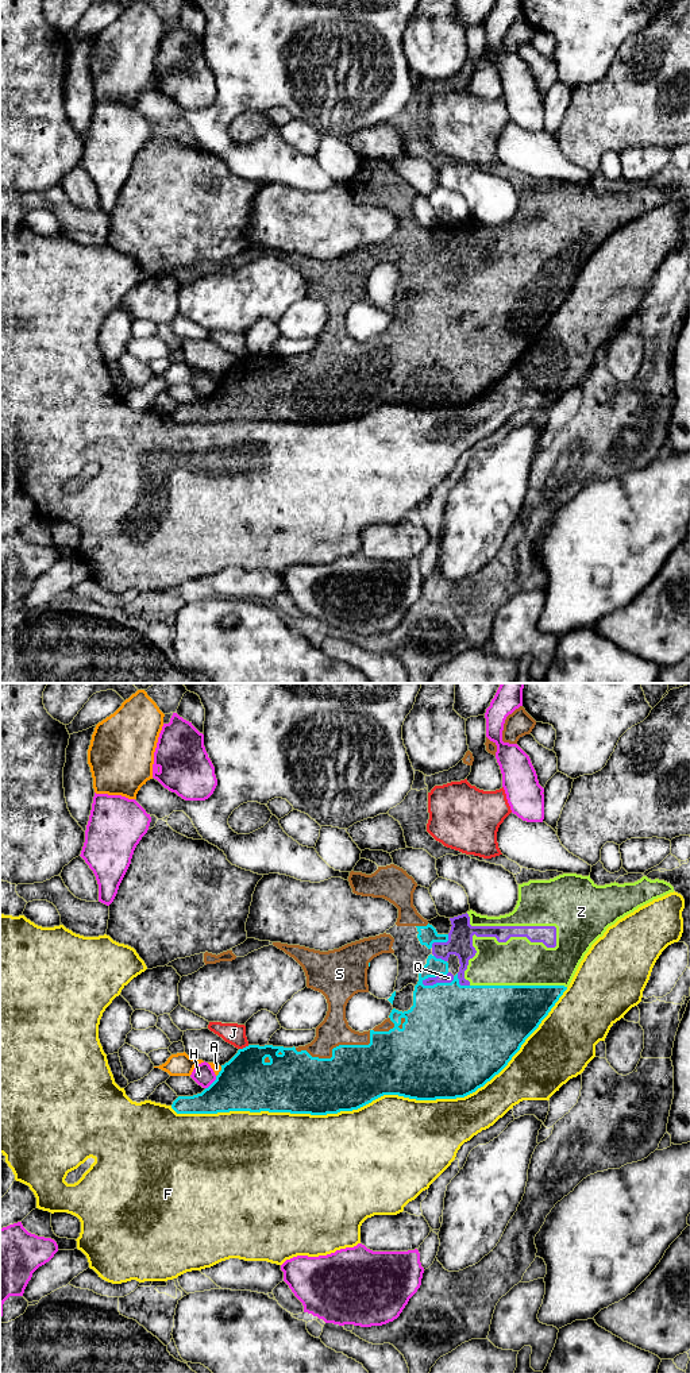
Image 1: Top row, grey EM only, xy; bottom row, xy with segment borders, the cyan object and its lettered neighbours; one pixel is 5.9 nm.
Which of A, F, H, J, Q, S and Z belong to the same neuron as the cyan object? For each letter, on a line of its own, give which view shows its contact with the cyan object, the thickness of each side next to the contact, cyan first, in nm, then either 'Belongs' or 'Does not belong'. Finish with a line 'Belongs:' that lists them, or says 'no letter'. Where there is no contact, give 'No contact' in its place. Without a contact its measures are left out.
A: Touches cyan in xy. Thickness 340 nm (cyan) against 50 nm. Does not belong
F: Touches cyan in xy. Thickness 380 nm (cyan) against 480 nm. Does not belong
H: Touches cyan in xy. Thickness 340 nm (cyan) against 120 nm. Does not belong
J: Touches cyan in xy. Thickness 340 nm (cyan) against 130 nm. Does not belong
Q: Touches cyan in xy. Thickness 480 nm (cyan) against 60 nm. Belongs
S: Touches cyan in xy. Thickness 360 nm (cyan) against 180 nm. Belongs
Z: Touches cyan in xy. Thickness 420 nm (cyan) against 280 nm. Belongs
Belongs: Q, S, Z

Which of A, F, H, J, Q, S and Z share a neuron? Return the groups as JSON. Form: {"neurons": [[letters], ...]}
{"neurons": [["A"], ["F"], ["H"], ["J"], ["Q", "S", "Z"]]}

